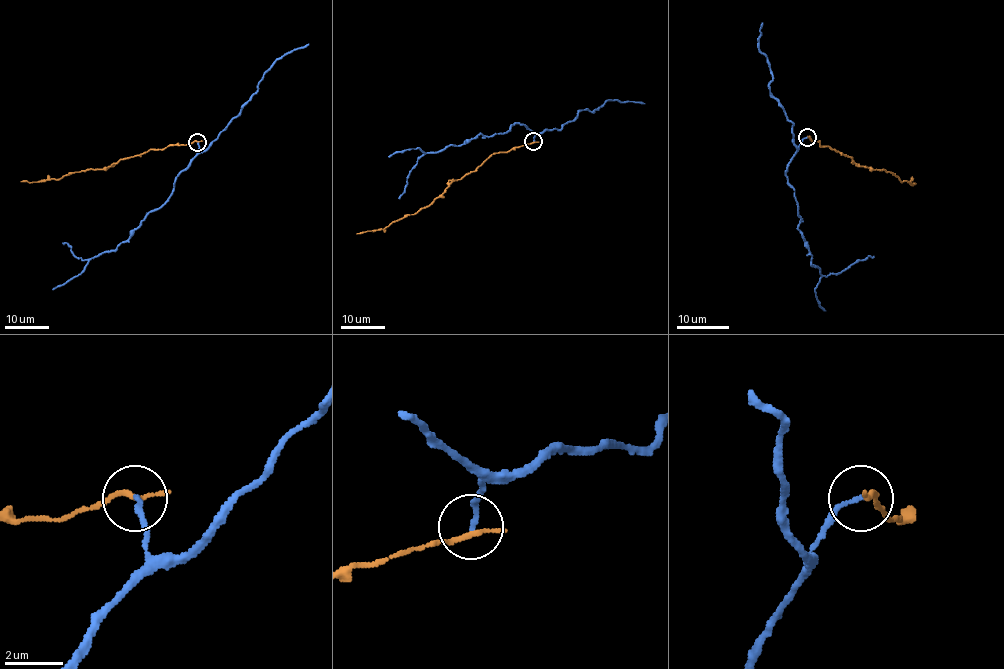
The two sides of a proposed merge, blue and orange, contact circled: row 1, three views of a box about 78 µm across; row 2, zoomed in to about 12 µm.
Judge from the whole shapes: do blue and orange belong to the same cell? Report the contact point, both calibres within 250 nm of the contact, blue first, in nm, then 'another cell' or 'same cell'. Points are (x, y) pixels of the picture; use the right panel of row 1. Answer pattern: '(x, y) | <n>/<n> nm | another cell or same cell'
(807, 137) | 150/220 nm | another cell

